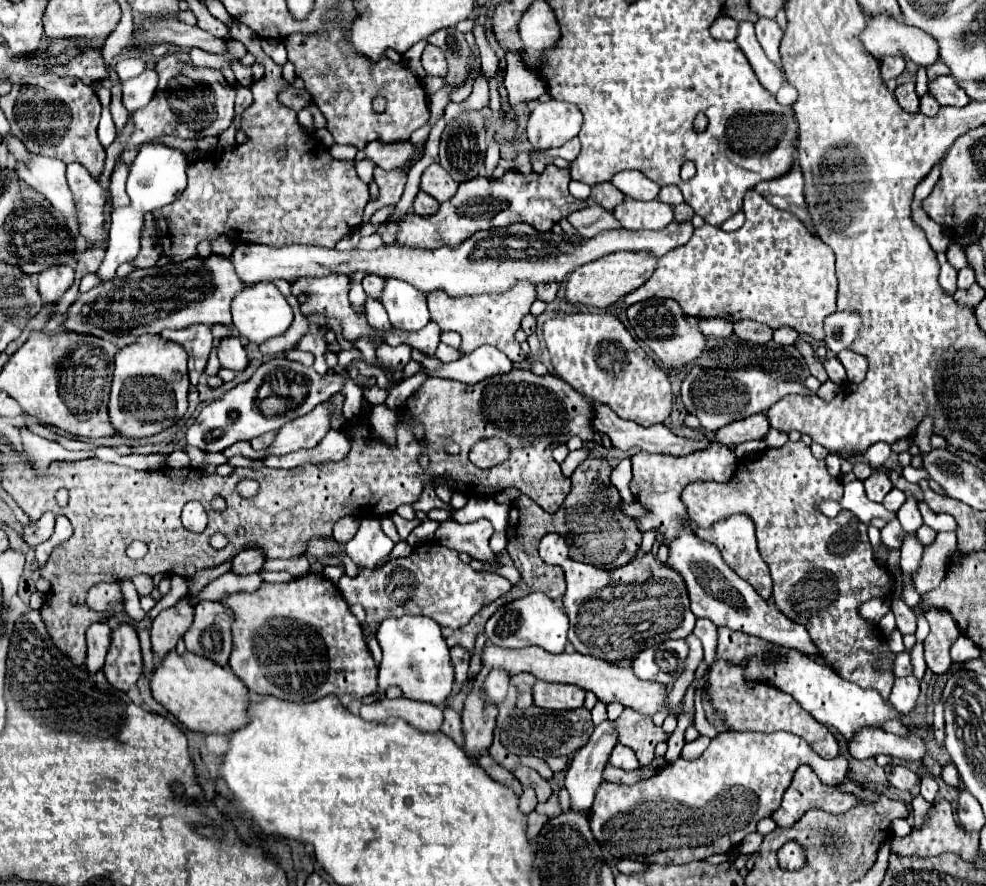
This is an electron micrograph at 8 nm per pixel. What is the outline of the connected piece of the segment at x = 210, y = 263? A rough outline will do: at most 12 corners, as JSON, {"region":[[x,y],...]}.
{"region":[[216,253],[82,293],[66,329],[110,339],[230,325],[246,285]]}

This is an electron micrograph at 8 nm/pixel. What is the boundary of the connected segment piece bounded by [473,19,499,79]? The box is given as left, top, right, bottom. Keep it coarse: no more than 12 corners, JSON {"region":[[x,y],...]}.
{"region":[[475,19],[473,33],[487,79],[497,72],[498,58],[488,45],[484,28]]}

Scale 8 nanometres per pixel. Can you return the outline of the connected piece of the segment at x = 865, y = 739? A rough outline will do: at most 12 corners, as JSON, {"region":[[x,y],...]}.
{"region":[[860,729],[848,751],[856,759],[888,755],[922,761],[922,737]]}

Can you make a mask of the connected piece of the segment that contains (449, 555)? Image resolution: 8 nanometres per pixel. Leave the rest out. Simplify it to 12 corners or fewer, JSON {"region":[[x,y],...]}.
{"region":[[428,541],[342,575],[348,605],[466,625],[510,581]]}

